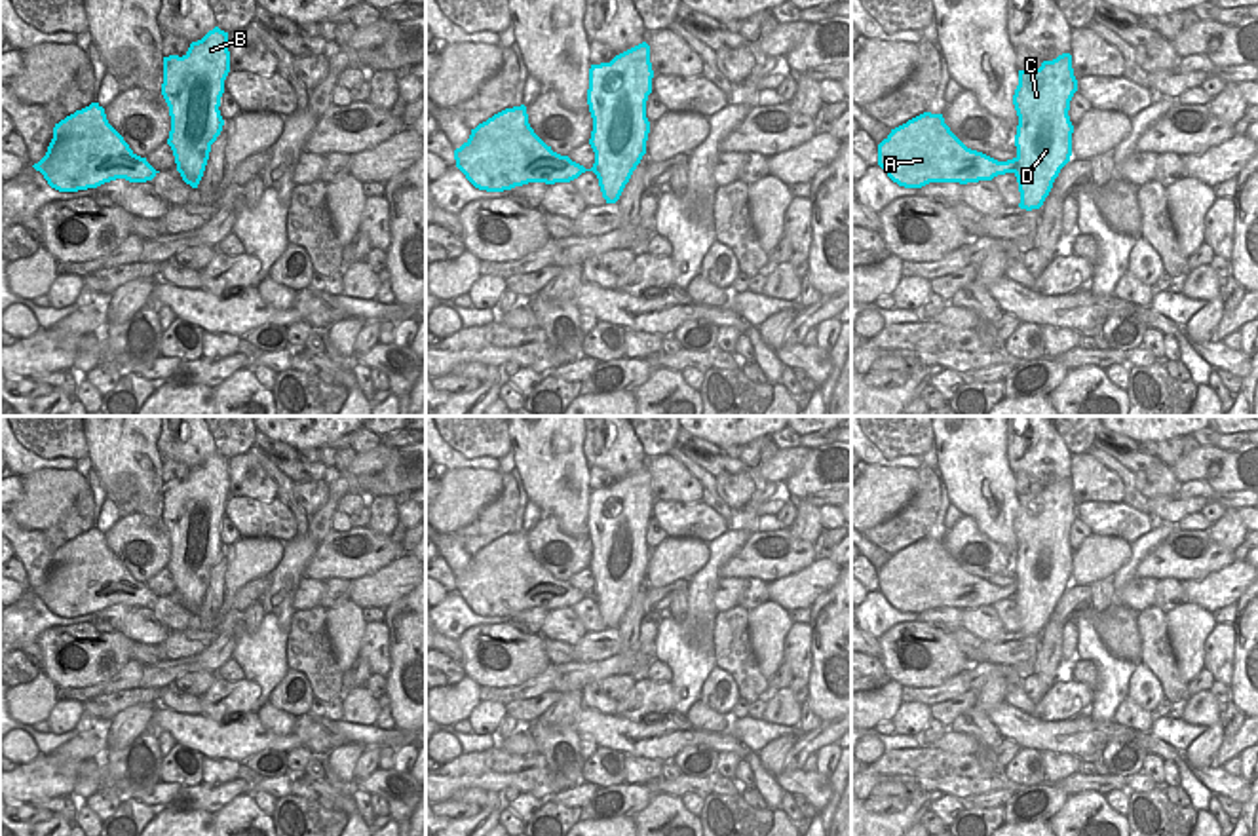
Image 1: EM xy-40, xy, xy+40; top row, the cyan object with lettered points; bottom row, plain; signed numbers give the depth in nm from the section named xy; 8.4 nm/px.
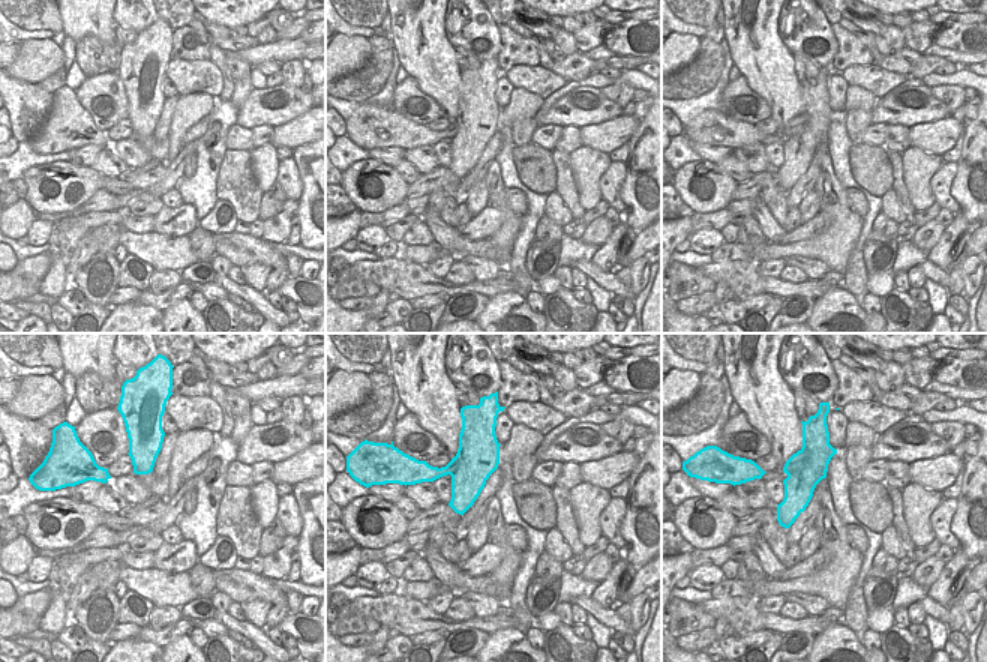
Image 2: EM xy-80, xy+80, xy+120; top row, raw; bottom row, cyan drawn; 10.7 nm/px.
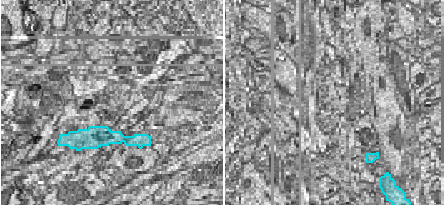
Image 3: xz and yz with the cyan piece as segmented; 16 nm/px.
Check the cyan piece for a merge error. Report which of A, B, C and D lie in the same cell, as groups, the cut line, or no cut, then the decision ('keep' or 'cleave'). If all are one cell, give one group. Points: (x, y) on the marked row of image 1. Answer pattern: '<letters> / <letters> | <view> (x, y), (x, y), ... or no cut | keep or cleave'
A B C D | no cut | keep

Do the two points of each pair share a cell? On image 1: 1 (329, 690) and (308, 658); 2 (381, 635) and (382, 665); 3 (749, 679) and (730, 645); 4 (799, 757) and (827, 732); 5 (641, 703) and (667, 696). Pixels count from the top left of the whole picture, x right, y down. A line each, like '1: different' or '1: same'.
1: same
2: same
3: same
4: same
5: same

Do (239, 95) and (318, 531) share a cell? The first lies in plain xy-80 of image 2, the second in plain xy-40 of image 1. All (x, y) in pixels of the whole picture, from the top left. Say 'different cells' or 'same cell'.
same cell

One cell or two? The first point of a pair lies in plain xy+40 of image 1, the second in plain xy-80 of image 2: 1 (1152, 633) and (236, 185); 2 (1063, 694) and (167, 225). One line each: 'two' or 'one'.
1: one
2: one

